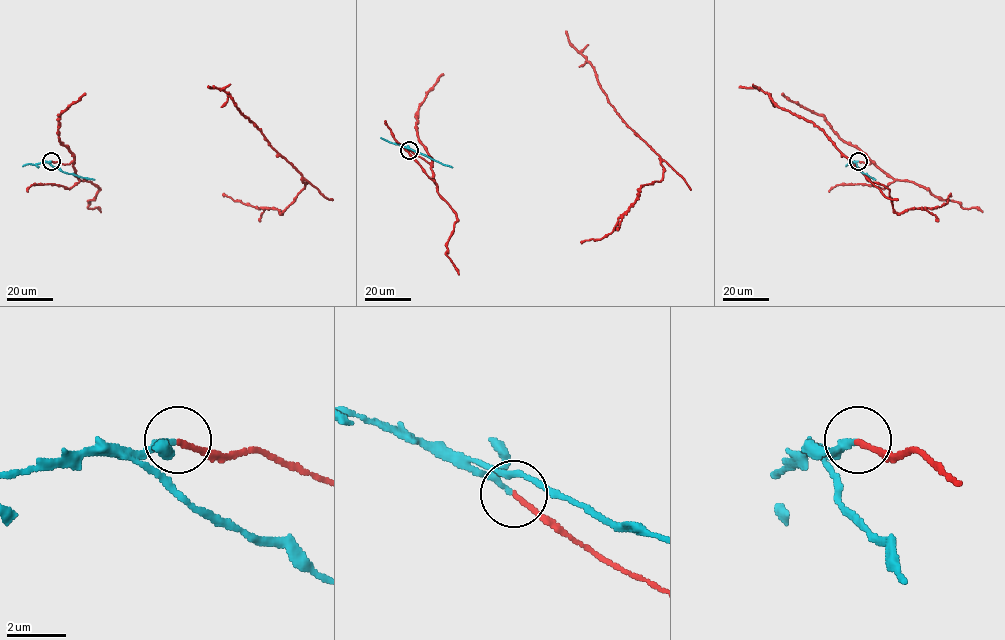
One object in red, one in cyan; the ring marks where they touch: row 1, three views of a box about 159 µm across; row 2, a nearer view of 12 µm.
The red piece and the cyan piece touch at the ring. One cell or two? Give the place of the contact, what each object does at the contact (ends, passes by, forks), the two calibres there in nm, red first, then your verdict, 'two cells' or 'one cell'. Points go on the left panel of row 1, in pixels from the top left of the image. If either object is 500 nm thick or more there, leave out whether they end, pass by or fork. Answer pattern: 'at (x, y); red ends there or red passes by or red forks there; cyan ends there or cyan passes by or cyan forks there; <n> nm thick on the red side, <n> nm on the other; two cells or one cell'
at (51, 161); red ends there; cyan passes by; 170 nm thick on the red side, 170 nm on the other; two cells

